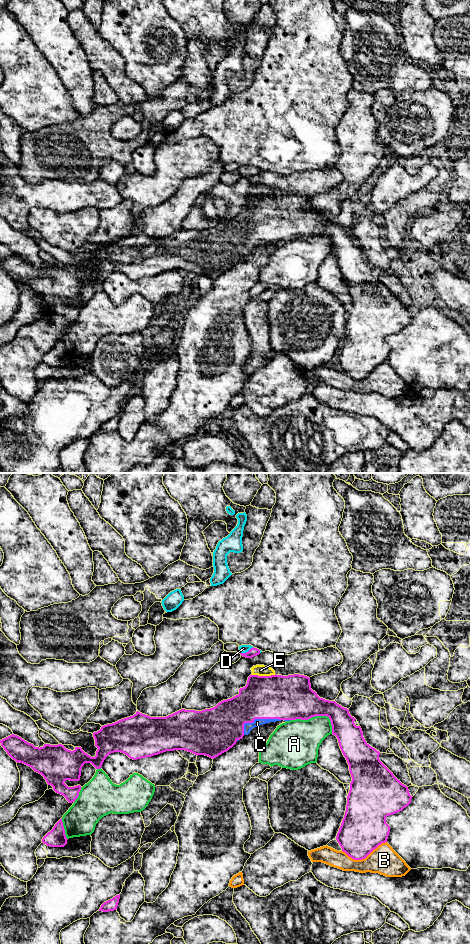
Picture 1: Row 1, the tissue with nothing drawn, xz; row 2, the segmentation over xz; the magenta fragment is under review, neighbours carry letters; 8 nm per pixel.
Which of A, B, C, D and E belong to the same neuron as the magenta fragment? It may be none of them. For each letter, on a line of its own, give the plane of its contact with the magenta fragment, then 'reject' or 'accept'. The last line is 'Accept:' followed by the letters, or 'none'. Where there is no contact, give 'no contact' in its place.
A: meets magenta in xz; reject
B: meets magenta in xz; reject
C: meets magenta in xz; accept
D: meets magenta in xz; accept
E: meets magenta in xz; accept
Accept: C, D, E

